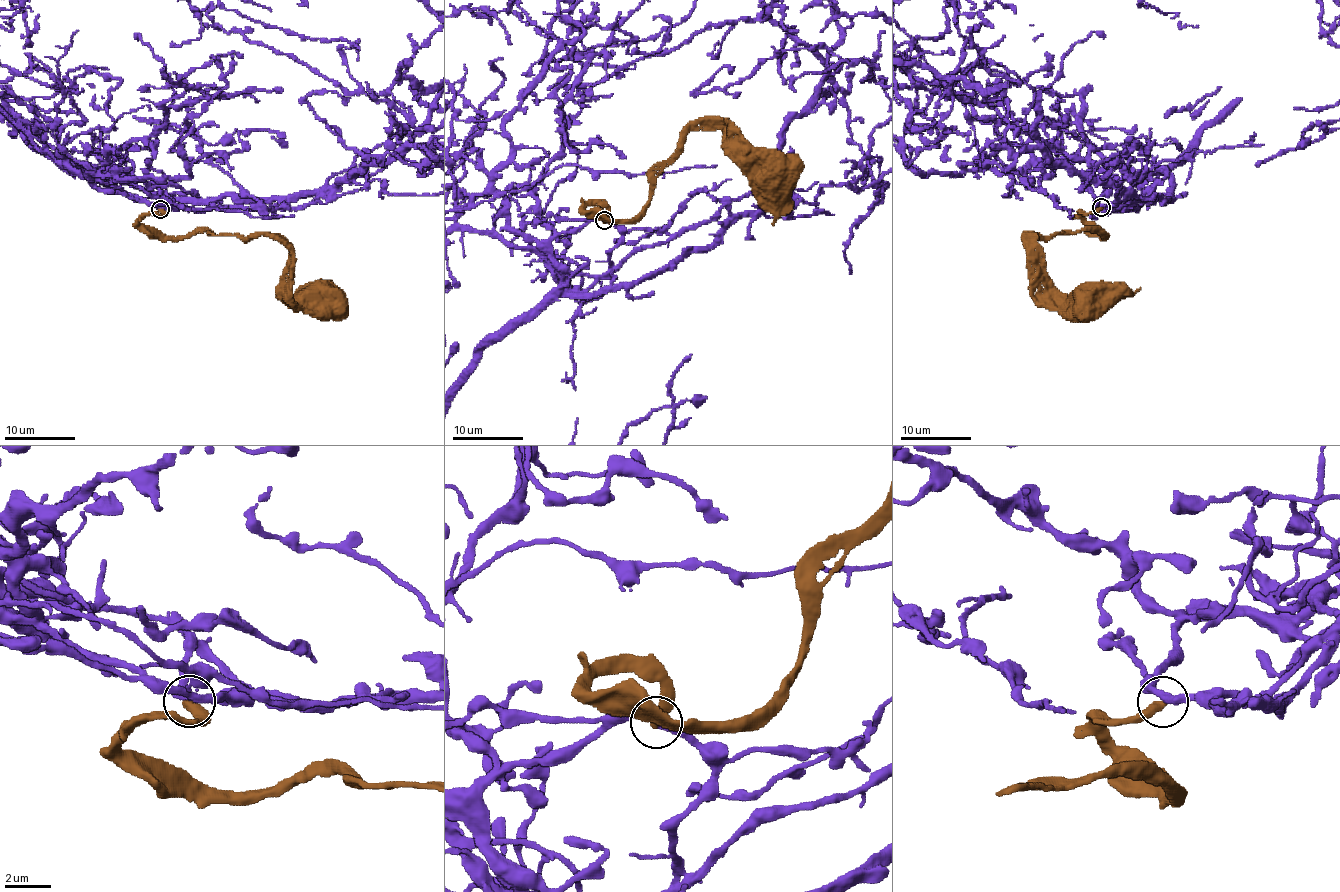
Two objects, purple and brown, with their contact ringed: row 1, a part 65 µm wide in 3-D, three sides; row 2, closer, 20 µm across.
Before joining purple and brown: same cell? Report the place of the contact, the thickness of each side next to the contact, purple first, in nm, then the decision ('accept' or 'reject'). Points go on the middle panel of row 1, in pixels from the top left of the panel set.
place (604, 220); calibres 320 and 440 nm; reject

